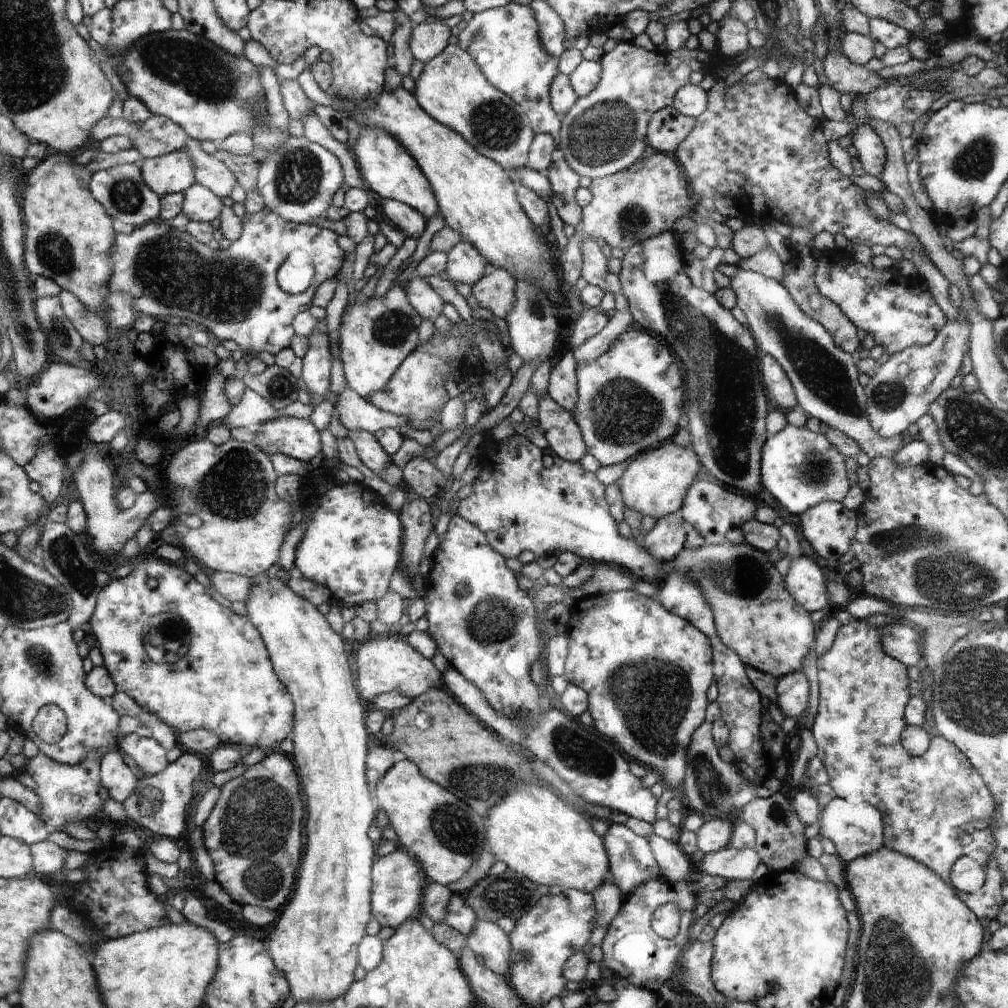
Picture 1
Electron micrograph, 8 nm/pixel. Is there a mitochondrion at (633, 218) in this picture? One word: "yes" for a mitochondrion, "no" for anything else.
yes

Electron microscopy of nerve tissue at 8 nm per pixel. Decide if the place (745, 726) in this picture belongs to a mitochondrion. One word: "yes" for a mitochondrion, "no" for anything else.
no

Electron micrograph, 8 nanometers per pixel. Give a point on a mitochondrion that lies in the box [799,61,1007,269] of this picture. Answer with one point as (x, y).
(974, 162)

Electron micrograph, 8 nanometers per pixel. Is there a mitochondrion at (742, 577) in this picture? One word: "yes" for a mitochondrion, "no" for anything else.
yes

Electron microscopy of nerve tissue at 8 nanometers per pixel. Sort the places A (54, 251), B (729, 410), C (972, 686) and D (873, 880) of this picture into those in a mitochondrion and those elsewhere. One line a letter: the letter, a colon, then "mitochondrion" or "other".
A: mitochondrion
B: mitochondrion
C: mitochondrion
D: other

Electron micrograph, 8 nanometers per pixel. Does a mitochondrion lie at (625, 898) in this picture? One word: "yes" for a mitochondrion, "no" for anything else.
no

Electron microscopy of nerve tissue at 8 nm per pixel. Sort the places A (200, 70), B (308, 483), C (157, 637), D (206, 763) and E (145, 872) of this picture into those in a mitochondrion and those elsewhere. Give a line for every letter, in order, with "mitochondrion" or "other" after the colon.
A: mitochondrion
B: other
C: mitochondrion
D: other
E: other

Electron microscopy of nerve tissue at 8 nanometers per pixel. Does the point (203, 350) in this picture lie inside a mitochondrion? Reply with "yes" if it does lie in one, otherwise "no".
no

